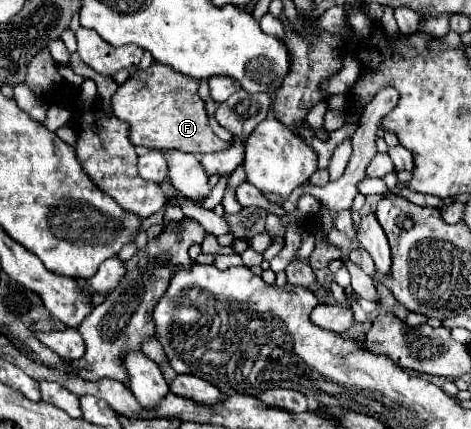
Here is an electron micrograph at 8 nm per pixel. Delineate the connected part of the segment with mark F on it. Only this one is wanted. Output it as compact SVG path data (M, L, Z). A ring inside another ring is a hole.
M154 62L146 70L136 70L112 96L112 112L130 124L130 142L156 150L182 150L192 154L220 152L230 146L208 126L204 102L198 96L198 80L182 76L168 66Z

